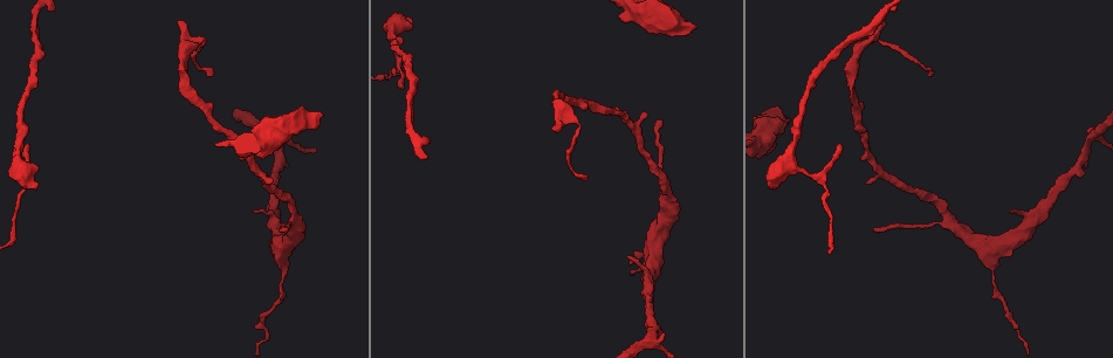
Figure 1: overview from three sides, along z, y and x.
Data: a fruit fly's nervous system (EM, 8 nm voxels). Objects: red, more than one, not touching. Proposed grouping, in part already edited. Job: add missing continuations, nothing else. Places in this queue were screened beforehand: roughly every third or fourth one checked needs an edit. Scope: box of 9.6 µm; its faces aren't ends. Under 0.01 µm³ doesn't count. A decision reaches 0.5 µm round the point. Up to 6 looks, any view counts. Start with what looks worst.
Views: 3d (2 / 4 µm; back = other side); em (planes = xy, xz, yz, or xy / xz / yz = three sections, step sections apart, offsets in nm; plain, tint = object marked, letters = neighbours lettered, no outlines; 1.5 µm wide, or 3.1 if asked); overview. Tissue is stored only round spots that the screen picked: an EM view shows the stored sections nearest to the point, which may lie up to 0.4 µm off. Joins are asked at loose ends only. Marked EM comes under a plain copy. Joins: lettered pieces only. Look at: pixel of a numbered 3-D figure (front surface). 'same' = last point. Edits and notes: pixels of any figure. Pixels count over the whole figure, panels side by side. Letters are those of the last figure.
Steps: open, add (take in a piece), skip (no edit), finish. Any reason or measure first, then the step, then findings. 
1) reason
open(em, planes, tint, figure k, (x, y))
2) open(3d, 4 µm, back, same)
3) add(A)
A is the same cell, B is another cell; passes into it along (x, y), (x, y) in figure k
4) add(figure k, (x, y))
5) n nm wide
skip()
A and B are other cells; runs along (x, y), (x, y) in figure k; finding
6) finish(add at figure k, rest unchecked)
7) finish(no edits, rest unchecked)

stops while still wide
open(em, yz, step 4, tint, figure 1, (321, 113))

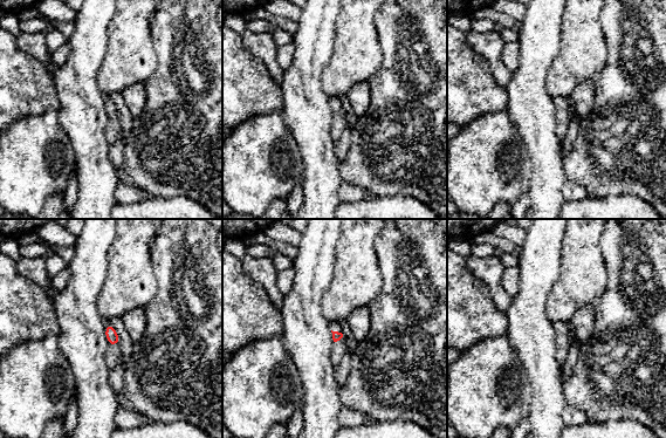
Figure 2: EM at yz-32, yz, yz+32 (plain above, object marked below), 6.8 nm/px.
another direction
open(em, planes, letters, same)

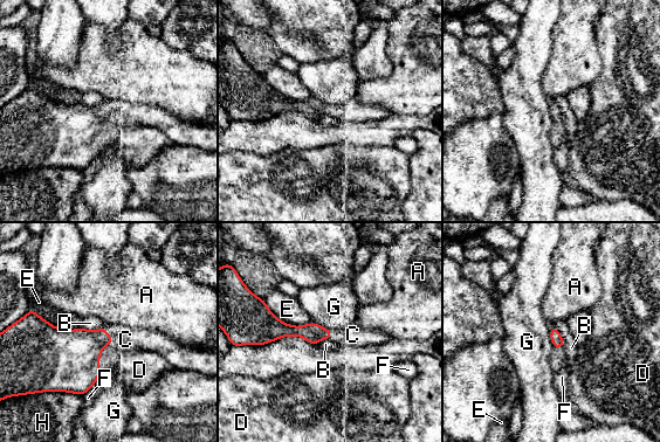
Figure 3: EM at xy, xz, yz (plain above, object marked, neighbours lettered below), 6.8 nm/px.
add(C)
C is the same cell, A, B, D, E, F, G and H are other cells; it goes on there

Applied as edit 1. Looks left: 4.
redraw
open(overview)

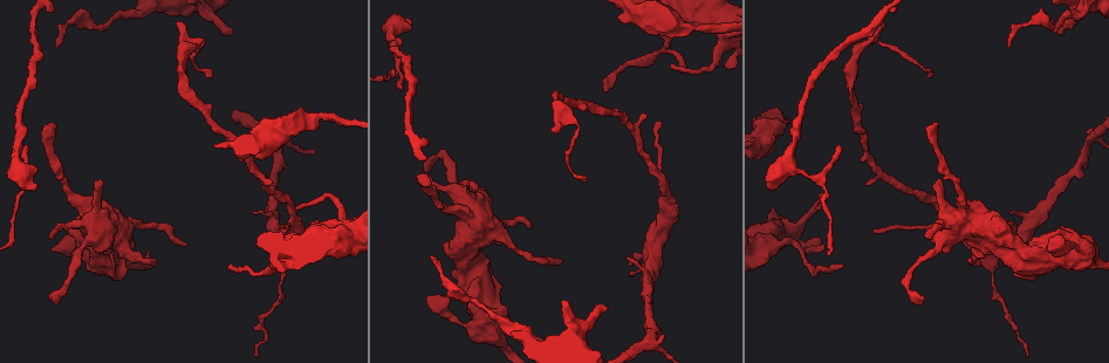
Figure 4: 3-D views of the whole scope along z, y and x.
tapers out
open(3d, 2 µm, back, figure 4, (929, 73))

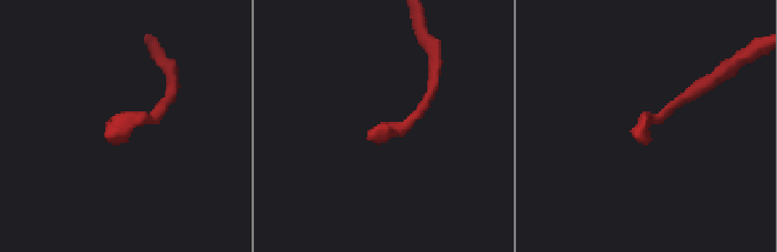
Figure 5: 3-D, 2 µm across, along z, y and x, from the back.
need the tissue
open(em, planes, tint, figure 5, (637, 137))

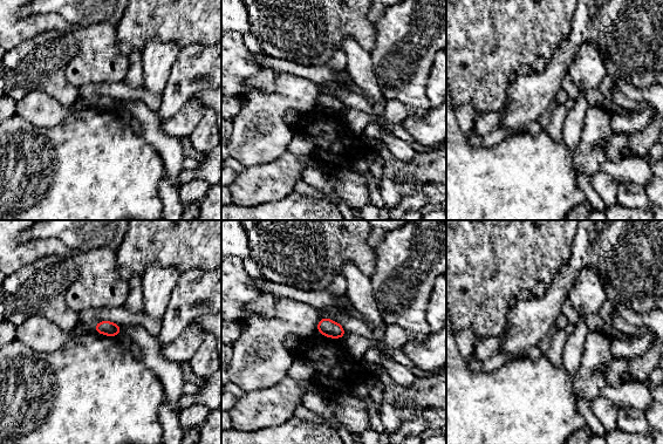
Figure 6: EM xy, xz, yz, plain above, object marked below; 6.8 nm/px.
see the neighbours
open(em, planes, letters, same)

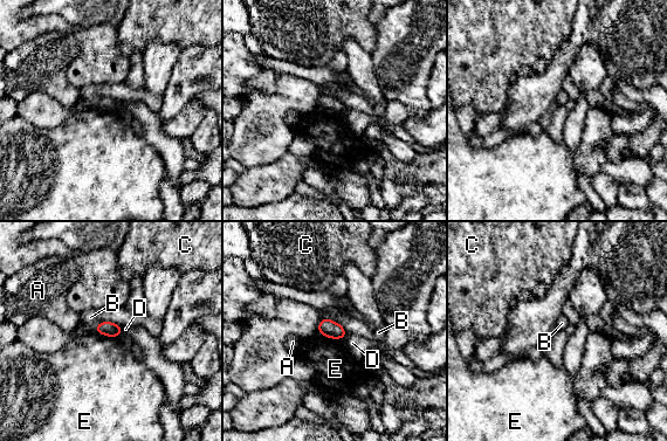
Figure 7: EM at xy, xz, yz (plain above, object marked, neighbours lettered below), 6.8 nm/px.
skip()
A, B, C, D and E are other cells; no lettered piece goes on from it

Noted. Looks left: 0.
finish(add at figure 3, rest unchecked)

